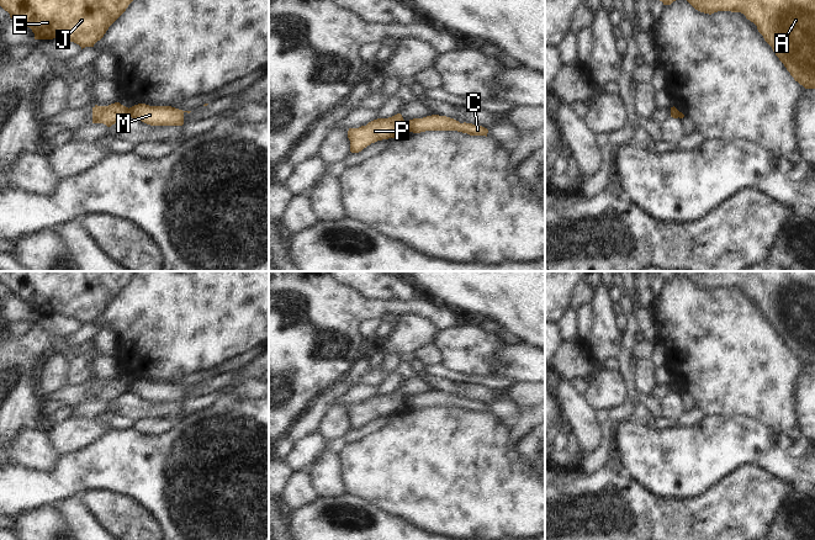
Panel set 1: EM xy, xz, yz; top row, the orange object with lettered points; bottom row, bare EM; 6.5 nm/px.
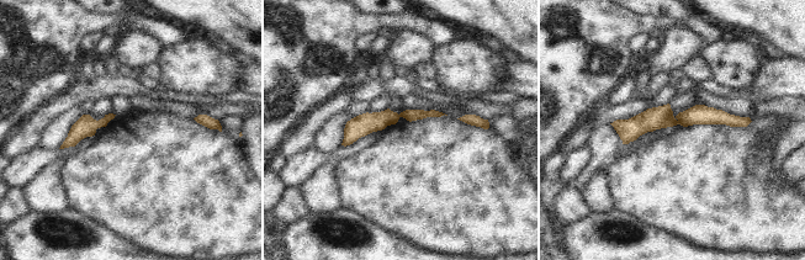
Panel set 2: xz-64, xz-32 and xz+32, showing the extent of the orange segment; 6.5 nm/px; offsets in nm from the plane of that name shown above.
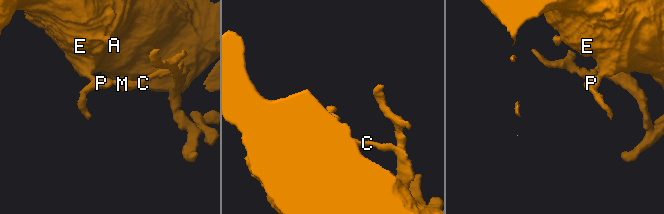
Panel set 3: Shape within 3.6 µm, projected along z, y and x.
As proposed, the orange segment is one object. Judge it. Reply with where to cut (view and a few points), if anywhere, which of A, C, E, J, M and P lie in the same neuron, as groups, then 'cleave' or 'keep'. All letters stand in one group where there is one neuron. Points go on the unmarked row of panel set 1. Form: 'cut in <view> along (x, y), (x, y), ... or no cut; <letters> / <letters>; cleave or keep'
cut in xz along (405, 397), (405, 402), (408, 406); A E J P / C M; cleave

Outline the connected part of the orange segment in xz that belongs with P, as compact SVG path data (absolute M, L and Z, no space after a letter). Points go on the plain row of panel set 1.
M401 390L388 395L377 395L359 404L349 404L350 428L359 429L377 417L402 413L408 408Z

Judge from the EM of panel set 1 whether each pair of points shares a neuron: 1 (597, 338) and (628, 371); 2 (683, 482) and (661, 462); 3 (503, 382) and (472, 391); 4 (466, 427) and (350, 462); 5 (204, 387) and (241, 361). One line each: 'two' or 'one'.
1: two
2: one
3: two
4: one
5: two

